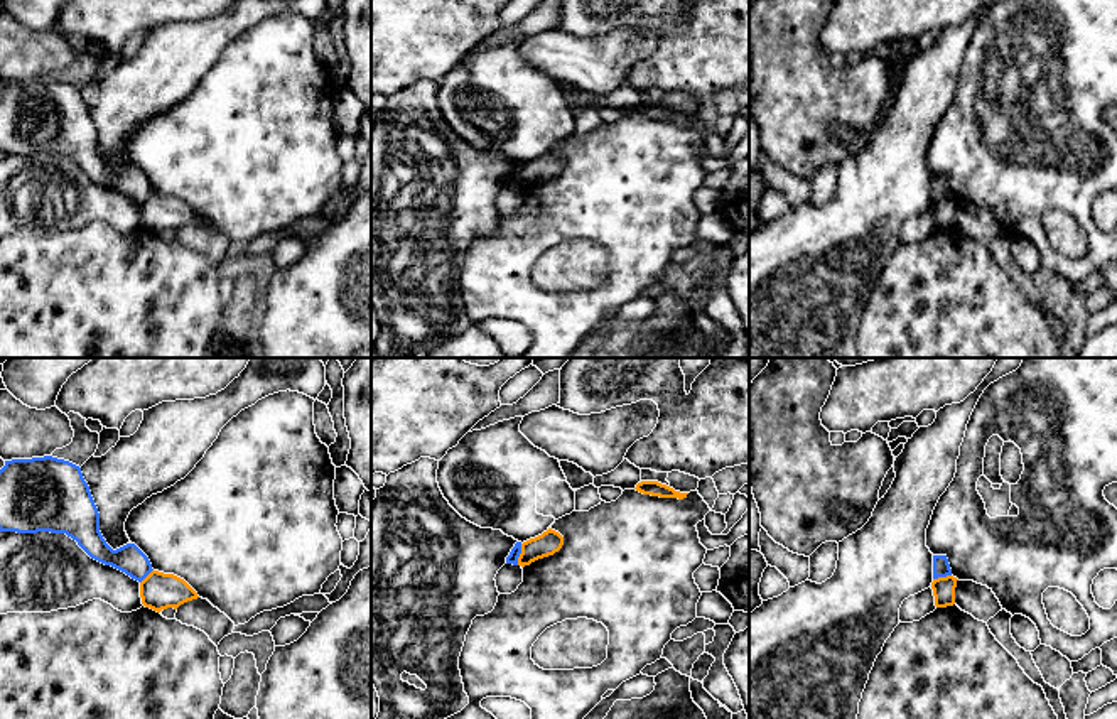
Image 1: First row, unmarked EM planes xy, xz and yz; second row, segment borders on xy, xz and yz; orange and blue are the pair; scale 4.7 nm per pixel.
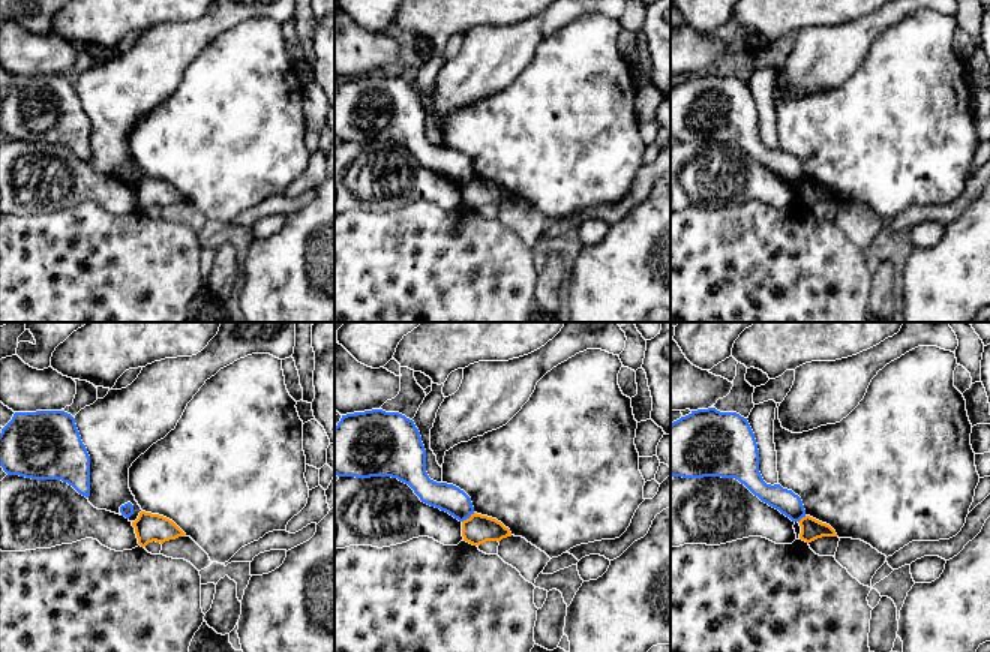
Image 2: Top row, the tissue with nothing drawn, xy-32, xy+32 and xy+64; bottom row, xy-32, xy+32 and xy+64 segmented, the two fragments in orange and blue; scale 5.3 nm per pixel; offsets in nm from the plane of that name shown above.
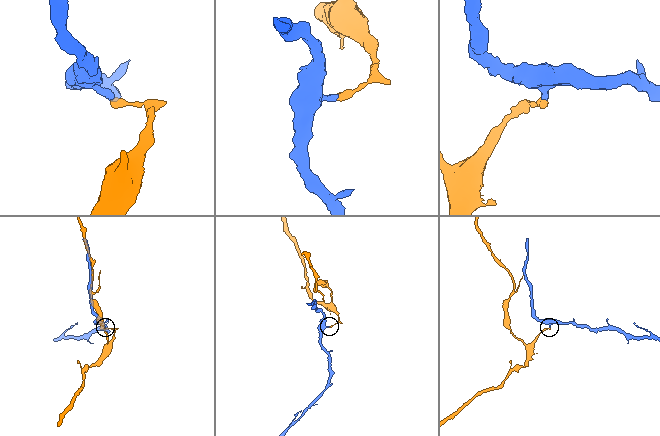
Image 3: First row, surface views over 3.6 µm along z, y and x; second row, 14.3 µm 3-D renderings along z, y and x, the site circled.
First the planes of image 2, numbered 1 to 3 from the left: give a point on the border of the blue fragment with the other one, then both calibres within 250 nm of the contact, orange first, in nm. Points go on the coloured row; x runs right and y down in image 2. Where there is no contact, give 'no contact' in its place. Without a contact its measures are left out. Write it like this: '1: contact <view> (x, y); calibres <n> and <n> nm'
1: no contact
2: contact xy+32 (470, 517); calibres 160 and 150 nm
3: contact xy+64 (801, 519); calibres 120 and 130 nm

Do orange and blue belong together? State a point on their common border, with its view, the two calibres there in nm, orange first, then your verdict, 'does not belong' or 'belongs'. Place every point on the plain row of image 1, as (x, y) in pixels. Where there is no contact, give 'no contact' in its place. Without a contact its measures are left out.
contact xz (520, 176); calibres 110 and 50 nm; does not belong

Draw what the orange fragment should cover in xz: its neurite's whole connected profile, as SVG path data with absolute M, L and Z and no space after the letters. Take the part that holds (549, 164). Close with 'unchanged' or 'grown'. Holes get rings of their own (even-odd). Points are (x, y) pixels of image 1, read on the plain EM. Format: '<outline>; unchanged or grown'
M548 150L542 157L521 165L518 187L525 189L538 181L553 177L562 170L562 167L564 167L564 159L558 154Z; unchanged

